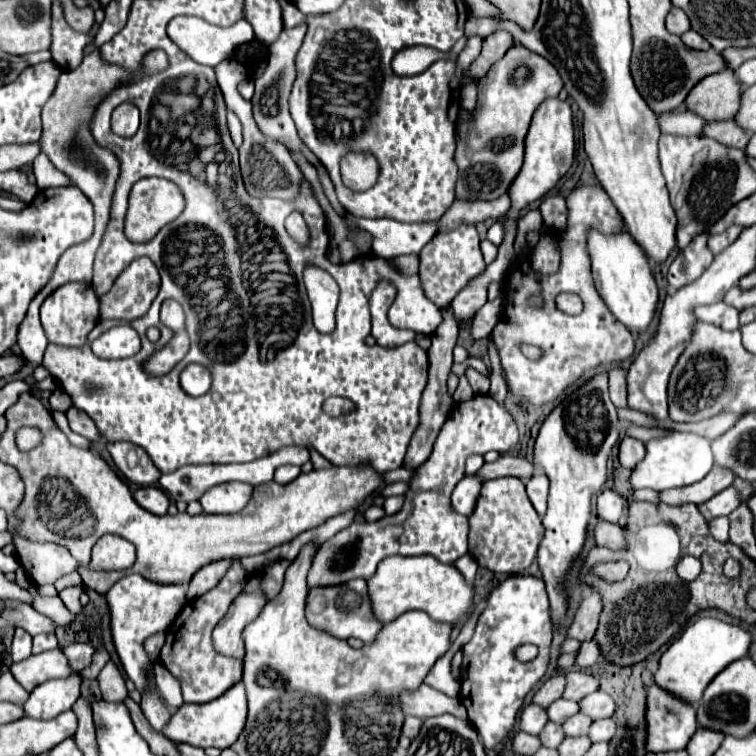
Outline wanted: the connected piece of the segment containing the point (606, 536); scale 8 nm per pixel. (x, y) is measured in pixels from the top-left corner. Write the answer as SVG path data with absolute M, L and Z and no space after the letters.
M599 520L593 528L593 536L597 546L607 546L607 548L623 548L625 540L623 540L623 528L619 524L609 524L605 520Z

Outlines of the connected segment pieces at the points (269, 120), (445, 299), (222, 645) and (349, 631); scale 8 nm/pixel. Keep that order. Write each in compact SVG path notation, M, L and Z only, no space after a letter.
M307 26L293 28L293 50L271 50L271 58L269 58L269 66L267 66L265 74L255 80L255 94L253 94L253 98L251 98L251 104L253 104L253 118L255 118L257 126L261 128L261 132L267 132L267 134L279 138L281 142L289 144L291 148L305 152L307 158L309 158L313 164L317 164L319 160L317 160L317 158L301 144L301 140L297 138L295 124L293 124L293 120L291 120L289 106L287 106L289 90L291 90L291 84L293 84L293 78L295 78L295 54L299 52L299 48L301 48L301 44L303 44L305 32L307 32Z
M463 224L453 232L439 234L433 238L433 242L425 244L425 248L419 254L419 278L421 288L425 296L439 308L447 308L451 300L479 274L483 274L485 262L479 250L479 234L475 226Z
M261 590L241 592L231 602L227 614L213 630L213 642L217 646L217 652L229 654L233 658L243 658L245 656L243 630L259 616L265 604L267 604L267 598L265 594L261 594Z
M361 578L349 580L349 582L339 584L339 586L315 586L315 588L311 588L309 596L307 596L305 616L307 616L307 622L311 626L315 626L317 630L329 632L335 638L355 636L355 638L361 638L363 642L373 642L373 638L377 636L377 632L383 626L373 618L369 594L367 594L367 582Z

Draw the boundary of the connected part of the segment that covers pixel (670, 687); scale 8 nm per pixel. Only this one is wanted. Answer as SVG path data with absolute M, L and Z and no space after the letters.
M699 618L687 626L681 636L675 638L659 658L659 670L655 672L655 684L669 694L677 694L683 702L695 706L707 684L731 662L747 656L751 636L741 626L735 626L721 618Z

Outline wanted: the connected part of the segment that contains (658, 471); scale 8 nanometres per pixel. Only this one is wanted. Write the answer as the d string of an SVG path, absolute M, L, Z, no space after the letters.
M673 432L673 434L661 436L661 438L651 438L647 442L647 454L633 468L629 482L633 488L651 488L651 490L661 492L661 490L669 490L669 488L695 484L701 478L705 478L711 468L713 468L711 440L701 438L697 434Z

